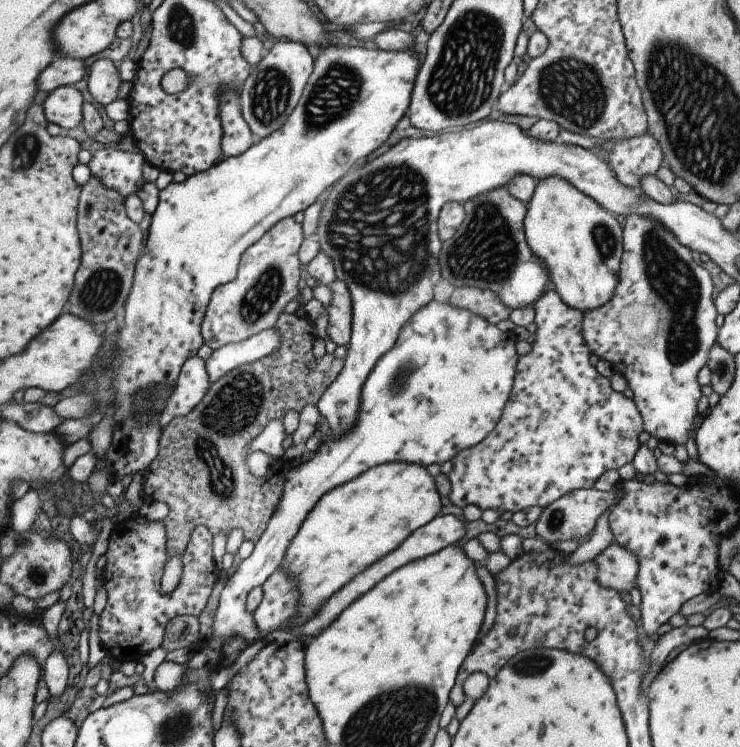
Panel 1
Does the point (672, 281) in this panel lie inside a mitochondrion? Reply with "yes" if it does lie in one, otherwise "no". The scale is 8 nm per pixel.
yes

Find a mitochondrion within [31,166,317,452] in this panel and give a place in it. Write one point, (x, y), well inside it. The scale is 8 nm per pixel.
(101, 287)

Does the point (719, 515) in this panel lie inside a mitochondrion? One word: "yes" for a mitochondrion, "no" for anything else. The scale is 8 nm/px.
no

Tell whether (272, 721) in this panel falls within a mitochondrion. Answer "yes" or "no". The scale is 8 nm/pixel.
no

